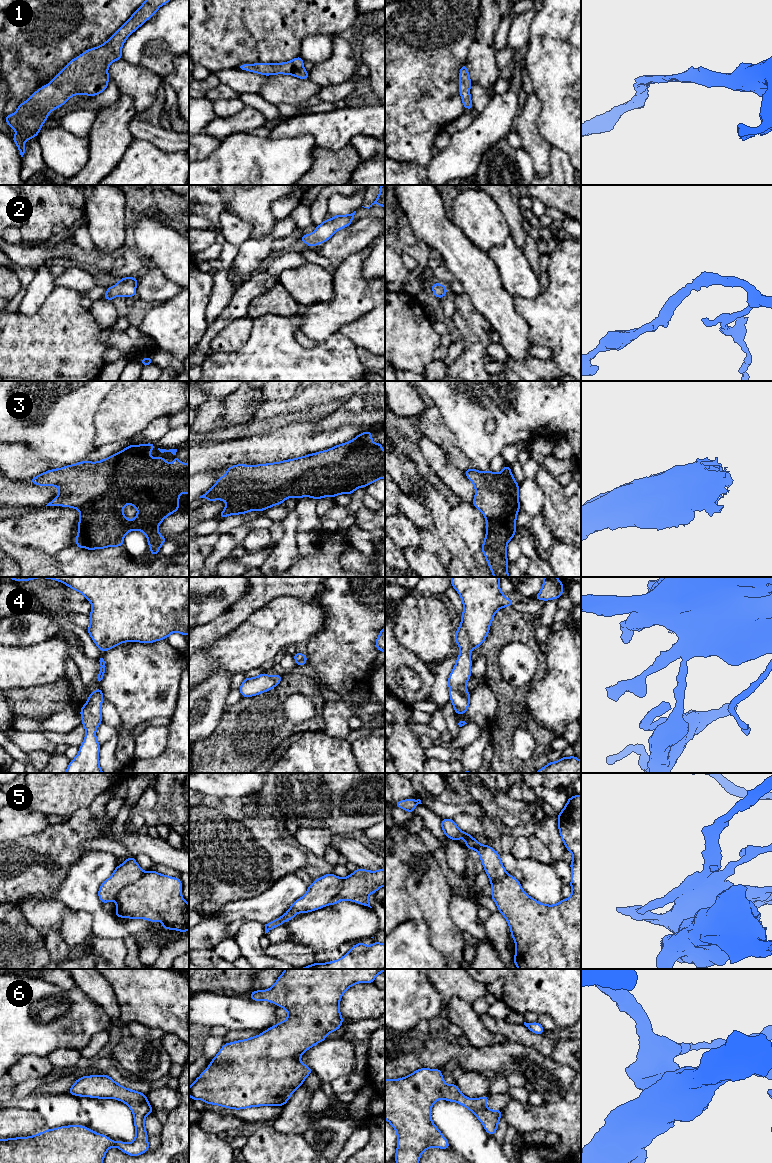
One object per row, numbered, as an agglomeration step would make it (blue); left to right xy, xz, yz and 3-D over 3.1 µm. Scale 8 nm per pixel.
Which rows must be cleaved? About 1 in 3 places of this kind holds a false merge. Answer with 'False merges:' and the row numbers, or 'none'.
False merges: 5

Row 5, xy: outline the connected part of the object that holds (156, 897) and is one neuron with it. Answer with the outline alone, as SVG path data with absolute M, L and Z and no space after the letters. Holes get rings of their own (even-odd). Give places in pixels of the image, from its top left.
M148 871L133 884L123 887L117 894L118 918L162 921L162 929L189 930L189 904L181 895L180 878L156 871Z

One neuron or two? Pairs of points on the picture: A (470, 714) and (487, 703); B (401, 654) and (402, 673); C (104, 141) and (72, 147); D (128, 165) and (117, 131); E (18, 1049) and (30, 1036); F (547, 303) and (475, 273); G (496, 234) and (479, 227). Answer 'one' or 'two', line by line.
A: one
B: two
C: two
D: two
E: one
F: two
G: one

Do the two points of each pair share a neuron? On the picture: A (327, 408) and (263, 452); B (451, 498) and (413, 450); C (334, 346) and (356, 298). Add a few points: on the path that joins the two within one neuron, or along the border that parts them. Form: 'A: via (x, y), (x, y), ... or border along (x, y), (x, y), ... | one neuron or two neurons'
A: border along (320, 418), (292, 421), (287, 425) | two neurons
B: via (440, 486), (423, 469), (420, 462) | one neuron
C: border along (338, 331), (318, 343) | two neurons

